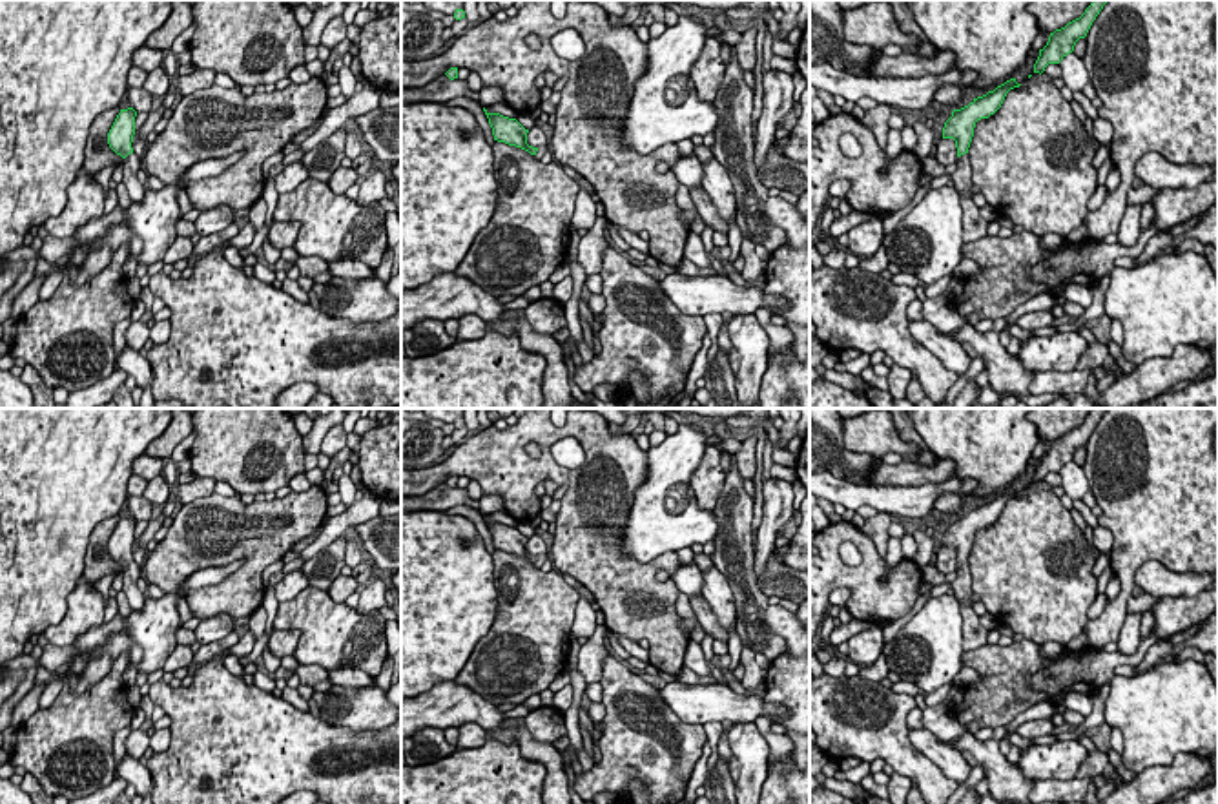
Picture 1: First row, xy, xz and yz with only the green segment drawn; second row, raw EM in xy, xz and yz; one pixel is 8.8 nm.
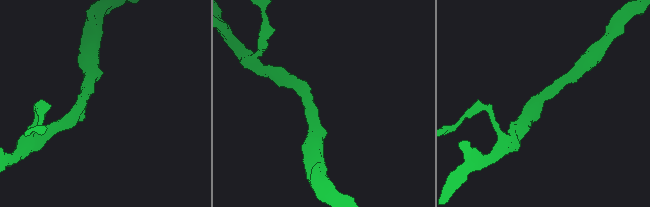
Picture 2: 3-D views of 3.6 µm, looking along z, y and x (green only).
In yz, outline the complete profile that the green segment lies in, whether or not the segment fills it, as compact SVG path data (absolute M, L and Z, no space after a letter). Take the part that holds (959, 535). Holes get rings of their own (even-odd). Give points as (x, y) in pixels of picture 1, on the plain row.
M1010 487L994 500L974 507L968 514L954 518L952 525L944 531L943 547L954 547L957 556L957 578L952 582L952 589L959 603L968 607L974 605L968 556L974 545L975 531L994 523L1001 516L1006 501L1019 494L1021 492L1017 492L1016 487Z

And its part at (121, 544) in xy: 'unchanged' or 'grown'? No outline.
grown

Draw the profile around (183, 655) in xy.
M177 644L177 647L168 656L168 660L166 660L162 669L173 673L173 671L177 671L181 667L188 667L191 662L193 662L191 647Z

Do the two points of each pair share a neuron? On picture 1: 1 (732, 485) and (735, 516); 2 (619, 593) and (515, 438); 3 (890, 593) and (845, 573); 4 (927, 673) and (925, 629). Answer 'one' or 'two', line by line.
1: one
2: one
3: one
4: one

